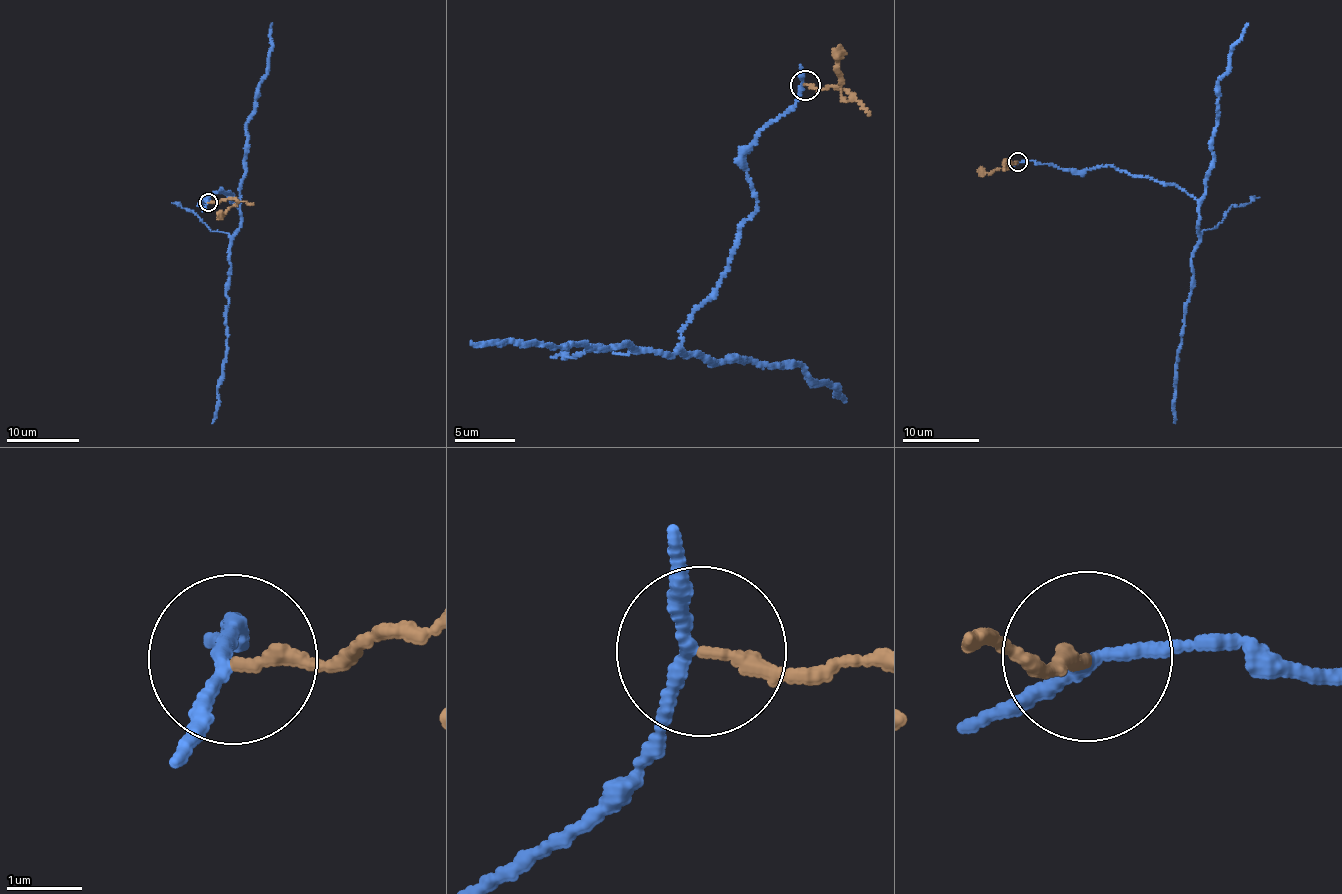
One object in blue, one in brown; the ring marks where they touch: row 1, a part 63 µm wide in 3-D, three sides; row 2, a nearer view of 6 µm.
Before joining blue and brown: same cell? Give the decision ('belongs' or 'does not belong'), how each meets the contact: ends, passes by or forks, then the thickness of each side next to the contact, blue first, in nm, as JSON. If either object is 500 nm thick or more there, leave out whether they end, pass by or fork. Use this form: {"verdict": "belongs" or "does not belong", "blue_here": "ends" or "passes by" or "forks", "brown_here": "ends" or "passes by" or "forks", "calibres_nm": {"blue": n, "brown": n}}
{"verdict": "does not belong", "blue_here": "passes by", "brown_here": "ends", "calibres_nm": {"blue": 150, "brown": 170}}

